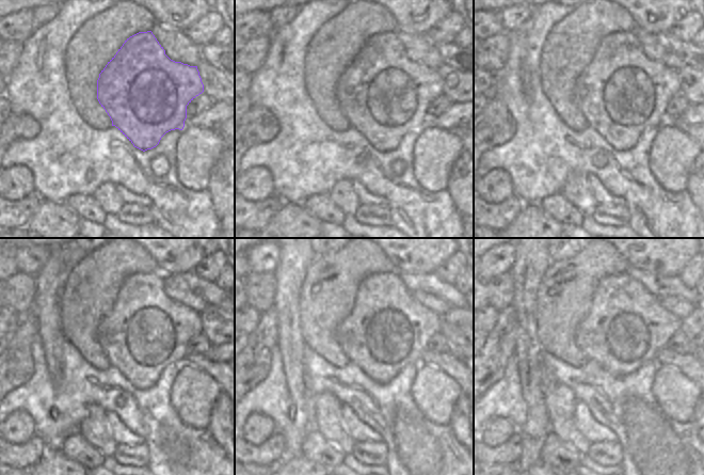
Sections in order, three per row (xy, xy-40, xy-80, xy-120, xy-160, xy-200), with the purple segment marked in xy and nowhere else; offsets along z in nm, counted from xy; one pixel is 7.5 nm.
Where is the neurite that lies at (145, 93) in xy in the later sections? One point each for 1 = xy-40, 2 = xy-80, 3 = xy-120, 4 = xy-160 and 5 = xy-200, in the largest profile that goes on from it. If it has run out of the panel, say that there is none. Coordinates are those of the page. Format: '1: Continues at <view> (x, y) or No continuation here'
1: Continues at xy-40 (384, 95)
2: Continues at xy-80 (621, 92)
3: Continues at xy-120 (146, 331)
4: Continues at xy-160 (387, 328)
5: Continues at xy-200 (626, 327)

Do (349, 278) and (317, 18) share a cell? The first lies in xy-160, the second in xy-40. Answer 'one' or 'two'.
two

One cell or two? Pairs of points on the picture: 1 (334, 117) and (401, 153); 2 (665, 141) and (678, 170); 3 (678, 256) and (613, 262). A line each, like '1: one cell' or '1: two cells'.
1: two cells
2: one cell
3: two cells

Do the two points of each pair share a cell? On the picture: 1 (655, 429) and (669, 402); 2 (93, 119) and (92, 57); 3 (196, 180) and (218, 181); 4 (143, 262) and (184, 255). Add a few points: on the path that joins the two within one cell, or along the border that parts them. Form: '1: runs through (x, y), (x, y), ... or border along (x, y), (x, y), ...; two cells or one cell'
1: border along (652, 390), (657, 404), (670, 417), (687, 422); two cells
2: runs through (86, 104), (85, 72); one cell
3: border along (218, 158), (210, 170), (207, 189); two cells
4: border along (145, 249), (154, 259), (157, 270); two cells

